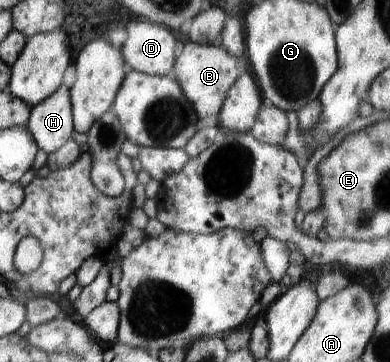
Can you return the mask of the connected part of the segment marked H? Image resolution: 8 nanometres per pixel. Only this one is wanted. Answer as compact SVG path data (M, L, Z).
M61 86L53 96L34 107L27 127L45 152L55 154L61 150L76 131L72 88Z

